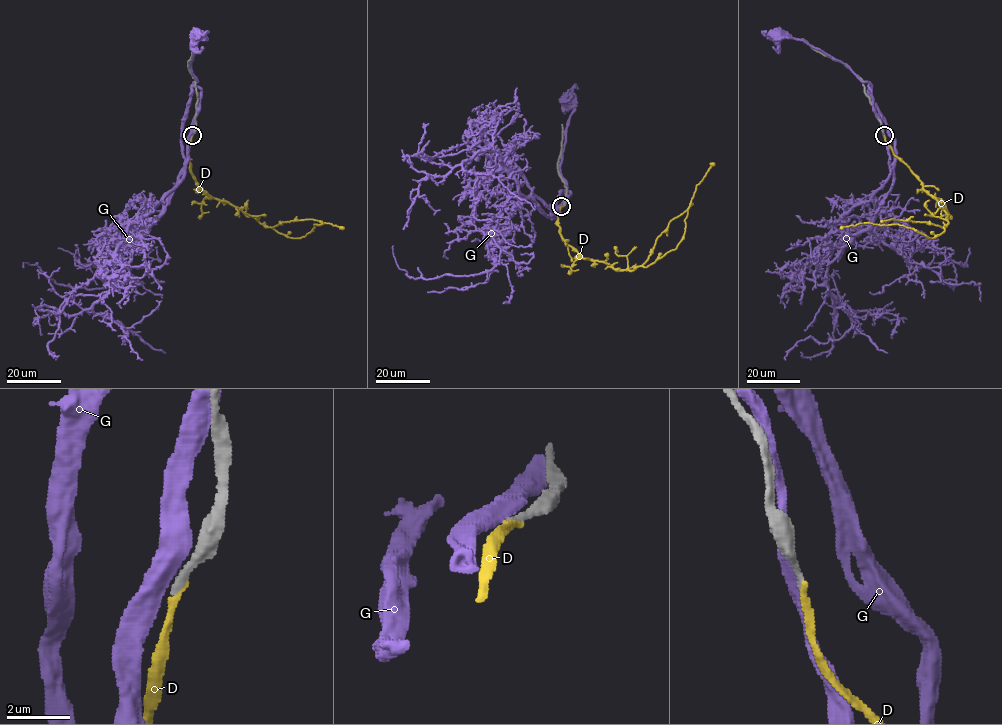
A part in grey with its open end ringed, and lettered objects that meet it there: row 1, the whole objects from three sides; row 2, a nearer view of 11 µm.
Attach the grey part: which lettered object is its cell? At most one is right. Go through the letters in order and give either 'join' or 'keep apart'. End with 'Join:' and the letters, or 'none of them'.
D: join
G: keep apart
Join: D

